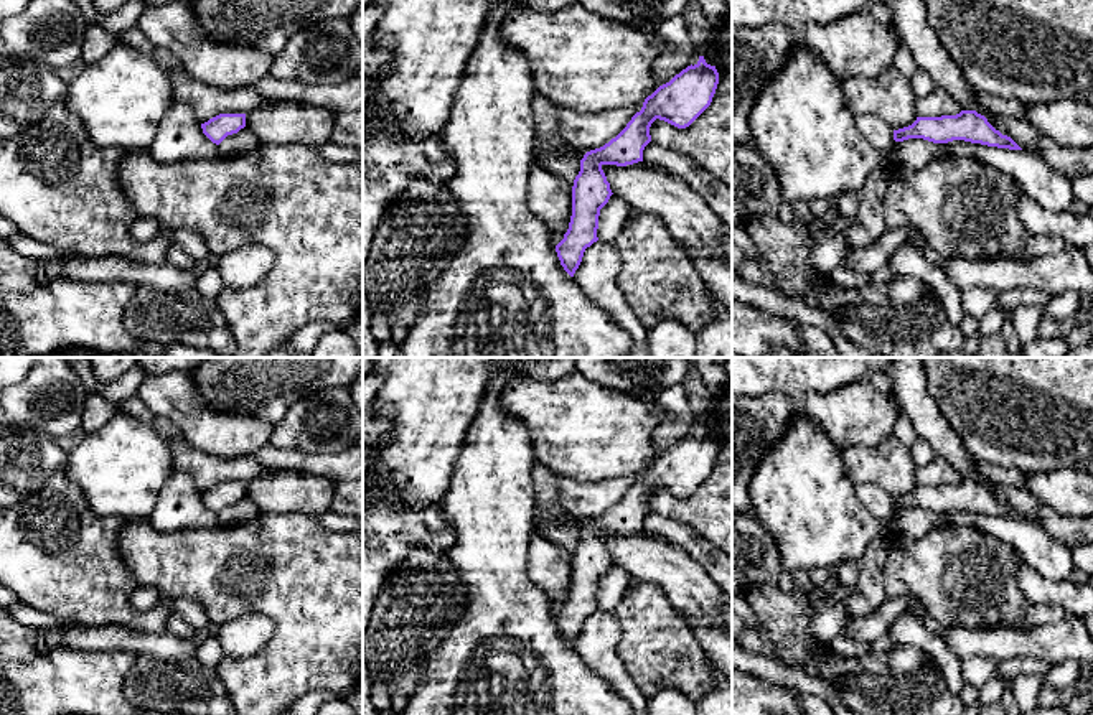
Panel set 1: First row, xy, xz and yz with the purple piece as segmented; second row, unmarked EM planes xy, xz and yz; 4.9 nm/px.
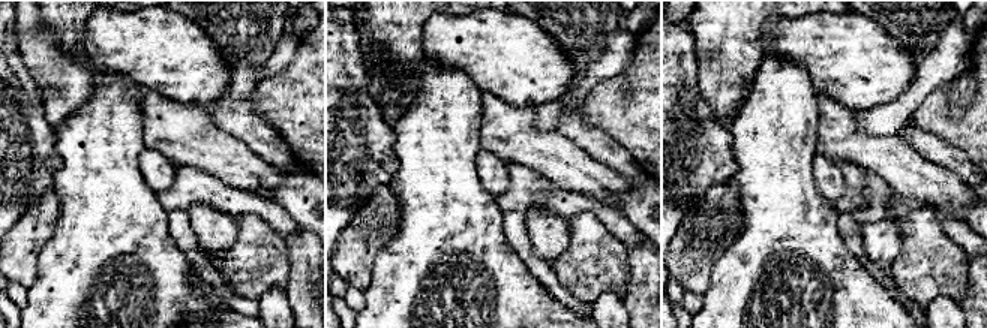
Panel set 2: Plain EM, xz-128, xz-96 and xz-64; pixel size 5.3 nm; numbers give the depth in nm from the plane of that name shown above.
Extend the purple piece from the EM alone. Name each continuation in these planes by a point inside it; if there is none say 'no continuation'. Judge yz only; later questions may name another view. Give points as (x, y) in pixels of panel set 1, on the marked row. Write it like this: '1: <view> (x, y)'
no continuation

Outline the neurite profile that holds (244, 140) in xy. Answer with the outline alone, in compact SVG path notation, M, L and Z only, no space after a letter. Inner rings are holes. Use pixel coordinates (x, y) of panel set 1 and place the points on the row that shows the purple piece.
M244 127L237 133L228 135L218 148L221 157L234 157L254 150L259 143L259 138Z

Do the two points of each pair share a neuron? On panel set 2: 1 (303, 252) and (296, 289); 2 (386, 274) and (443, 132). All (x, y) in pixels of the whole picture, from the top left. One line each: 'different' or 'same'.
1: same
2: same

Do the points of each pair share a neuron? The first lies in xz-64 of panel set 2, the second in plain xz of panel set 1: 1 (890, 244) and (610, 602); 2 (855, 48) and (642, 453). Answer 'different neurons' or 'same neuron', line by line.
1: different neurons
2: same neuron

